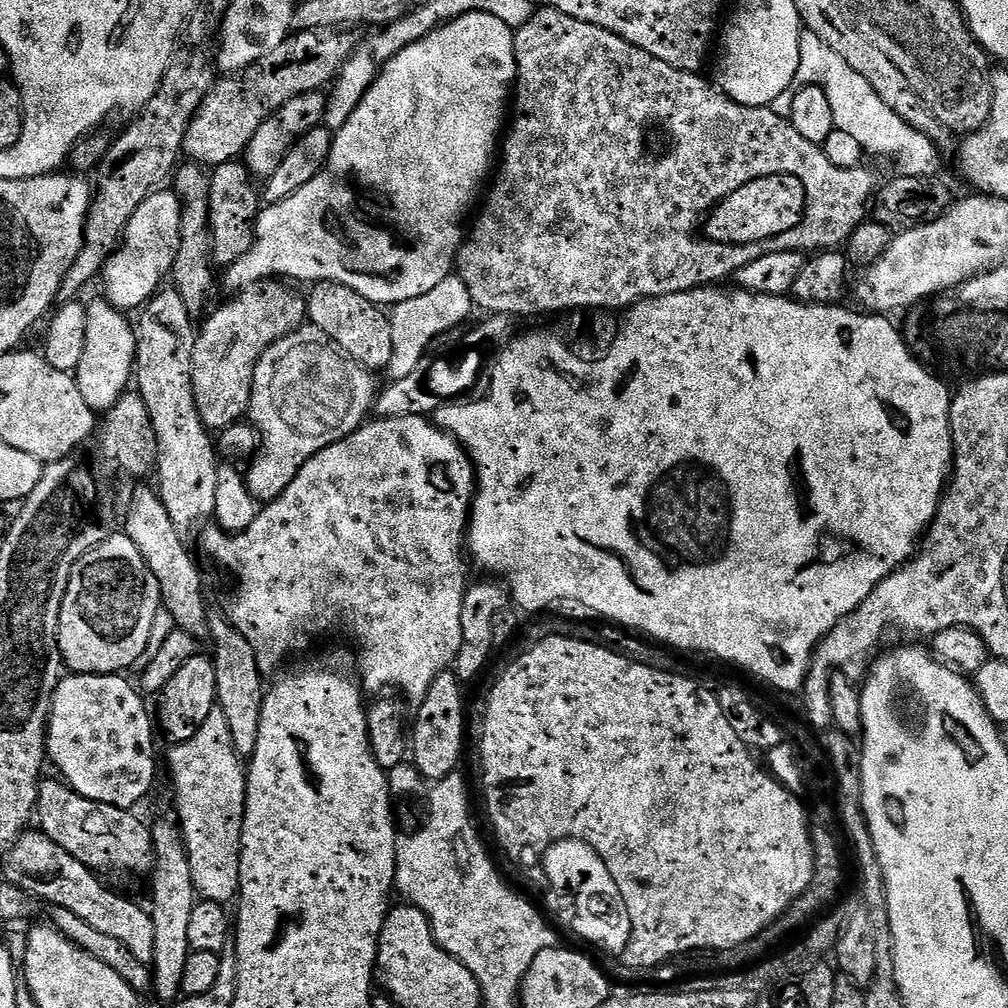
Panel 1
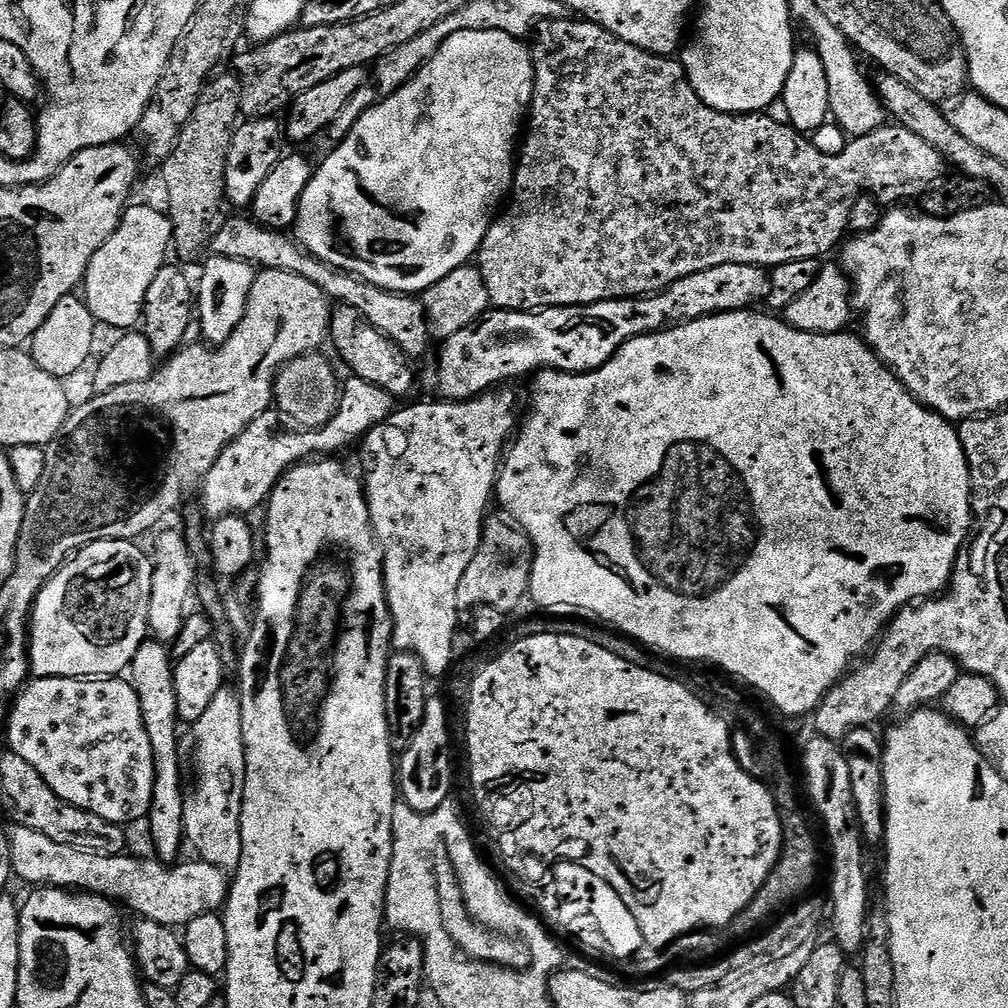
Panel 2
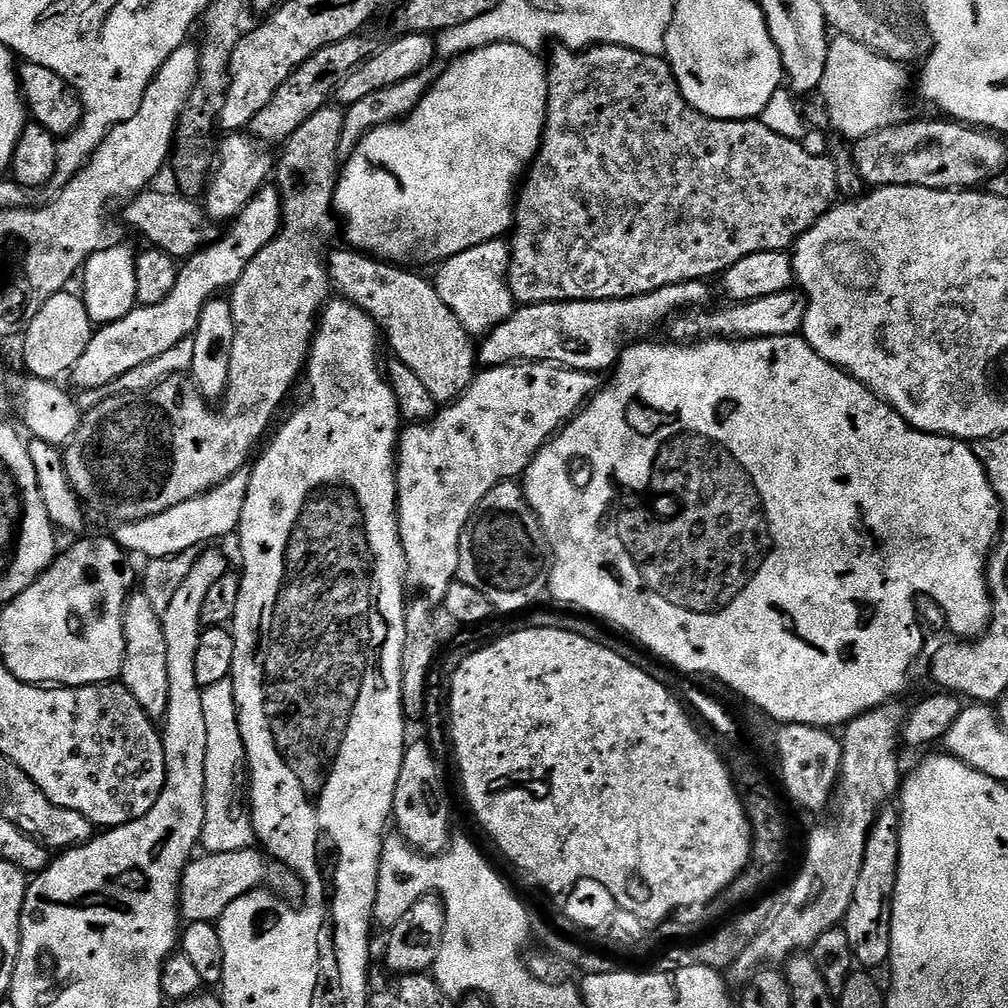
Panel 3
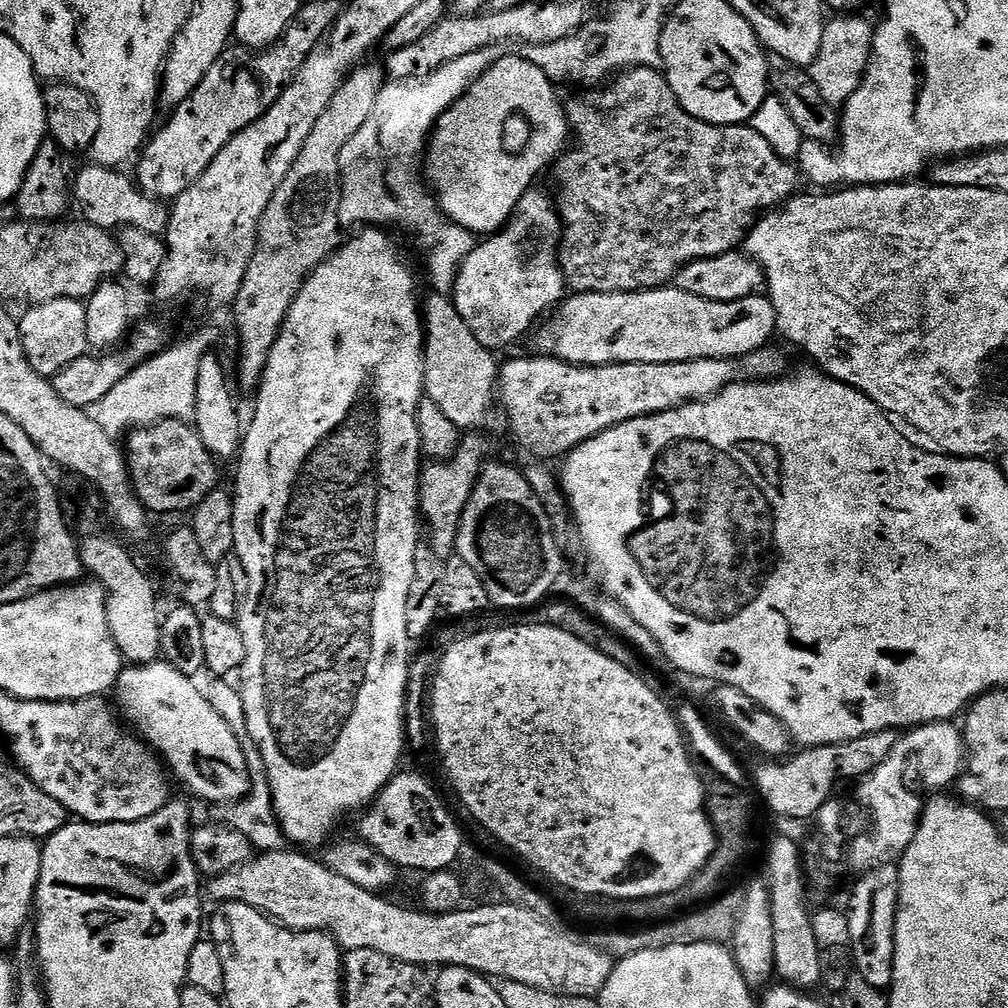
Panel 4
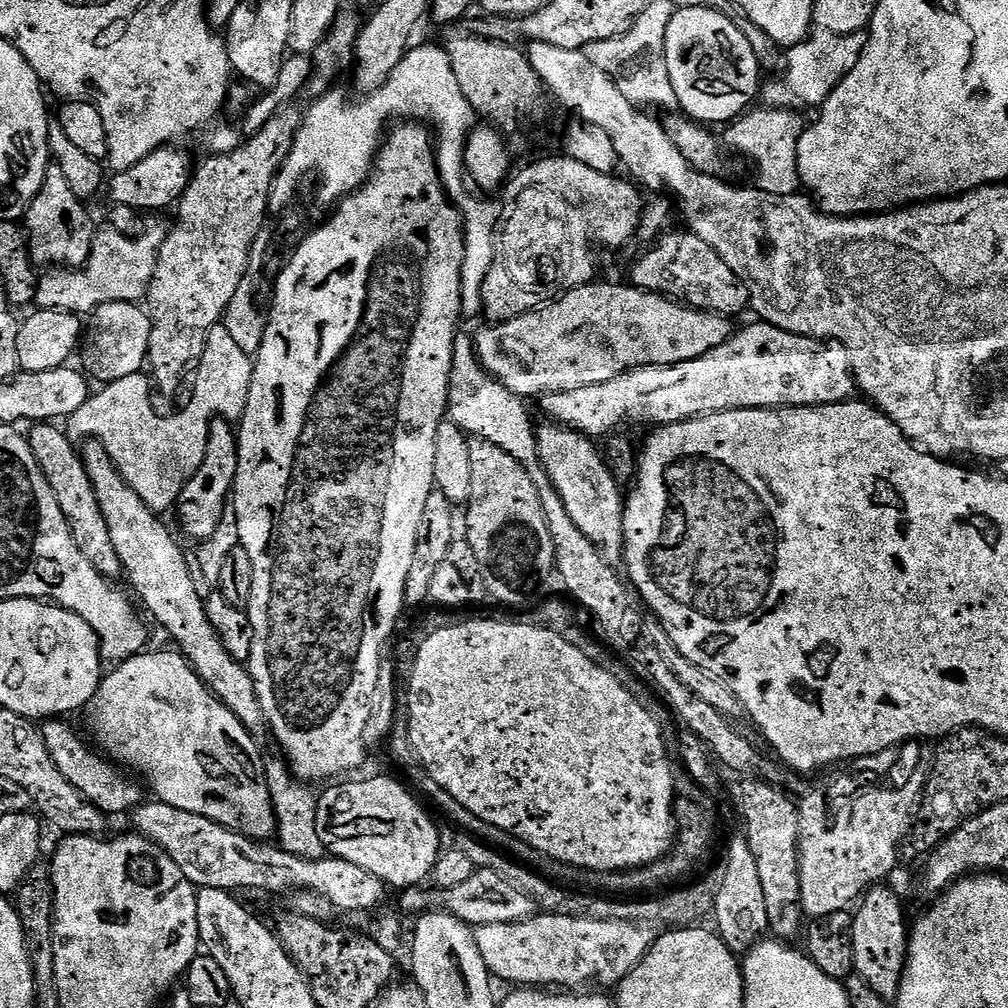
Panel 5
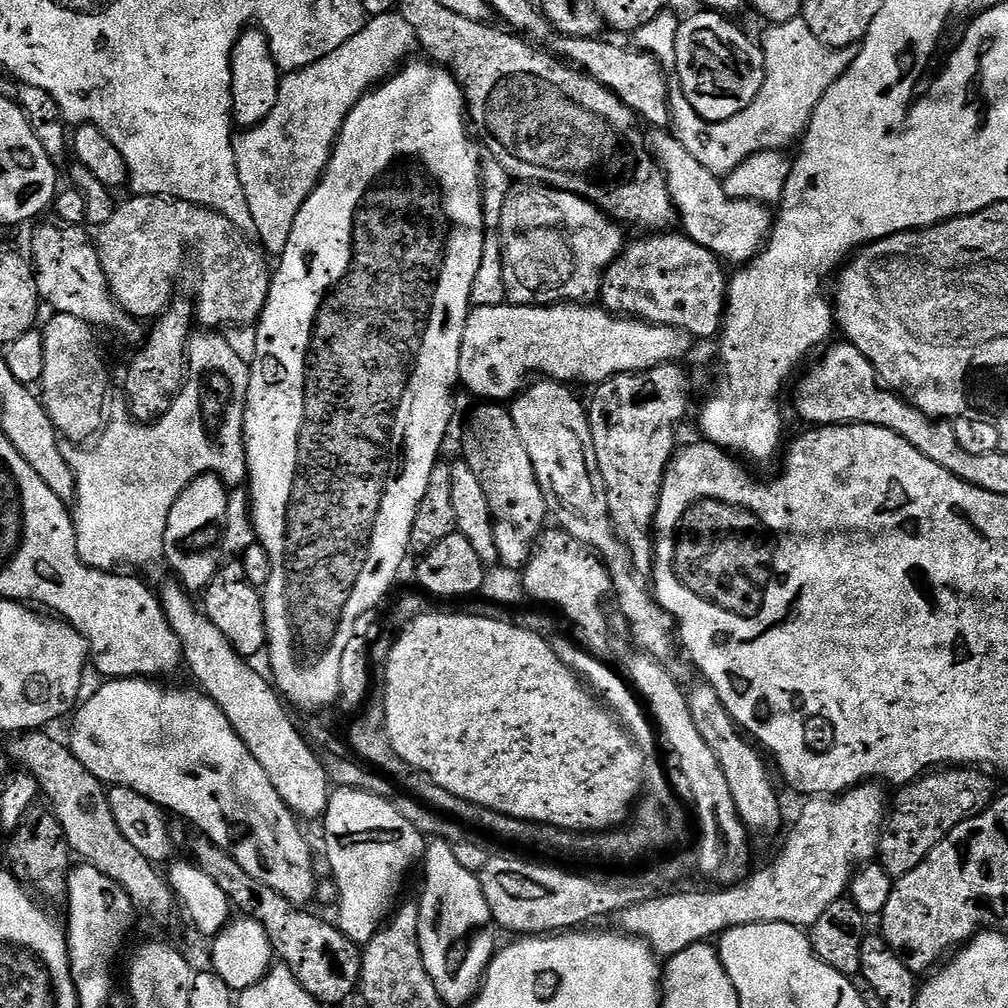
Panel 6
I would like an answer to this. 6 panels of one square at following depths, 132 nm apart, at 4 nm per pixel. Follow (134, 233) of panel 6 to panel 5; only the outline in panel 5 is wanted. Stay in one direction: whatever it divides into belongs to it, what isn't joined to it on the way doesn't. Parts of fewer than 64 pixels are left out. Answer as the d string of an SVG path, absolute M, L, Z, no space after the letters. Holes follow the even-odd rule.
M152 224L137 240L131 240L124 232L116 228L101 227L96 233L90 258L82 268L75 270L48 270L45 276L39 277L36 285L36 299L34 301L37 309L58 310L59 312L74 312L77 316L84 318L96 312L98 306L106 306L112 302L124 302L134 304L143 301L148 294L148 287L152 281L152 275L156 269L156 255L160 253L160 242L166 235L165 225Z

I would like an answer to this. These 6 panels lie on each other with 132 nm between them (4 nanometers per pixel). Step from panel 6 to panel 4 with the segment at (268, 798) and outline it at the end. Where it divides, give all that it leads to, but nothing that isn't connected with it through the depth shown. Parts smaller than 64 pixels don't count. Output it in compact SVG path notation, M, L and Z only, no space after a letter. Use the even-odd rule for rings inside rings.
M167 662L128 666L116 682L115 703L123 719L159 753L175 779L177 776L198 799L228 806L241 800L252 785L246 754L222 714L196 689L196 682Z

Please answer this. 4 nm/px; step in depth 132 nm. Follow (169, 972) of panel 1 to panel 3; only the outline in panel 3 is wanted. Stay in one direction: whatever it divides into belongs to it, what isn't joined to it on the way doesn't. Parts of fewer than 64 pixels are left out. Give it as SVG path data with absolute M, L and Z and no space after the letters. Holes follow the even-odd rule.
M147 594L133 595L124 612L124 637L126 638L126 654L124 655L124 671L122 683L134 698L138 698L138 706L146 710L146 714L154 722L163 721L170 702L170 673L166 666L166 634L161 613L152 604Z

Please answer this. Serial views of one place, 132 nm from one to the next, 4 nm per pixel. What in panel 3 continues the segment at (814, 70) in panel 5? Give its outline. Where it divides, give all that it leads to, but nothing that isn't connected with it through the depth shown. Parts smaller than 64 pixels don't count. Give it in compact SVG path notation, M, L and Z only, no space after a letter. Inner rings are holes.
M837 35L828 45L826 70L822 74L822 82L818 89L818 96L823 101L825 110L831 120L830 128L841 132L843 139L855 142L874 134L883 128L892 128L896 124L905 123L904 104L900 99L908 88L908 72L903 63L886 58L866 46L862 42L854 42L854 38Z

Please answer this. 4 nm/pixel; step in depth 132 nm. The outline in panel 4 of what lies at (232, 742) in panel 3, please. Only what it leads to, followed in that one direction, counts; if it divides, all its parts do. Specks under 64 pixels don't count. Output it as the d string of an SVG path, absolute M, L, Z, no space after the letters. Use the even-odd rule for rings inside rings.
M224 678L217 679L215 683L216 685L212 689L207 689L208 701L214 706L214 710L218 710L218 714L222 714L222 718L228 723L230 730L234 730L234 736L238 738L238 744L242 746L242 750L246 754L250 778L252 779L250 790L245 796L223 809L223 823L227 824L229 828L238 830L238 834L246 834L246 838L250 838L253 849L260 852L274 852L283 849L286 844L286 837L280 830L280 824L276 821L266 762L262 758L254 738L250 738L250 730L246 722L246 706L240 697L239 687Z

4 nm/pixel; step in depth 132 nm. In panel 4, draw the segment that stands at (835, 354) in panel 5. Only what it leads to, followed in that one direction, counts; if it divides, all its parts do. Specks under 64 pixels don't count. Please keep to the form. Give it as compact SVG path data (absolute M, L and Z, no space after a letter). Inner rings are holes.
M775 346L760 348L756 352L751 352L734 360L687 360L686 362L670 362L669 364L643 364L642 362L634 362L633 364L581 366L579 364L568 364L565 360L561 360L555 356L535 355L520 356L517 360L506 361L505 364L503 361L502 367L498 372L498 400L501 405L504 403L504 408L508 411L508 420L512 423L513 438L526 451L533 452L536 458L544 462L548 462L551 456L560 456L559 458L567 457L568 453L573 452L580 444L585 444L590 438L594 438L598 434L602 434L622 422L630 422L634 418L642 418L643 416L653 416L659 412L668 412L672 408L680 408L684 404L690 404L698 400L710 400L712 397L717 396L723 388L729 388L732 384L738 384L746 380L762 380L767 382L777 379L789 371L787 358Z

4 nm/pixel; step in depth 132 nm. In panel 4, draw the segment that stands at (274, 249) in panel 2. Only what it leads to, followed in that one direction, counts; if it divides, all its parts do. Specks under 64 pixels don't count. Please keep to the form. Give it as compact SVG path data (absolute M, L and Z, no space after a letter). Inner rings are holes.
M88 162L77 176L75 173L70 192L74 197L75 207L77 204L84 215L81 217L99 228L137 228L146 230L146 234L163 237L168 231L169 205L142 191L131 175L123 176L122 173L115 172L116 170L115 167L105 166L100 162ZM432 294L432 297L429 298L427 297L426 303L423 305L422 308L422 315L424 317L424 387L426 389L426 396L427 399L433 400L435 402L435 404L438 405L438 407L440 407L440 409L443 410L443 412L445 412L445 414L450 417L450 422L454 422L454 426L458 426L461 430L480 430L483 428L480 428L483 426L484 423L487 422L488 419L491 418L492 416L492 403L495 405L497 403L498 400L498 360L497 360L497 364L496 364L496 360L494 357L494 352L493 349L491 348L487 348L486 346L482 346L482 342L478 342L478 338L474 338L474 334L470 334L470 326L466 326L466 322L462 322L462 314L458 314L458 310L456 309L456 305L455 303L453 303L453 301L451 299L449 299L449 297L447 296L441 296L439 294Z

